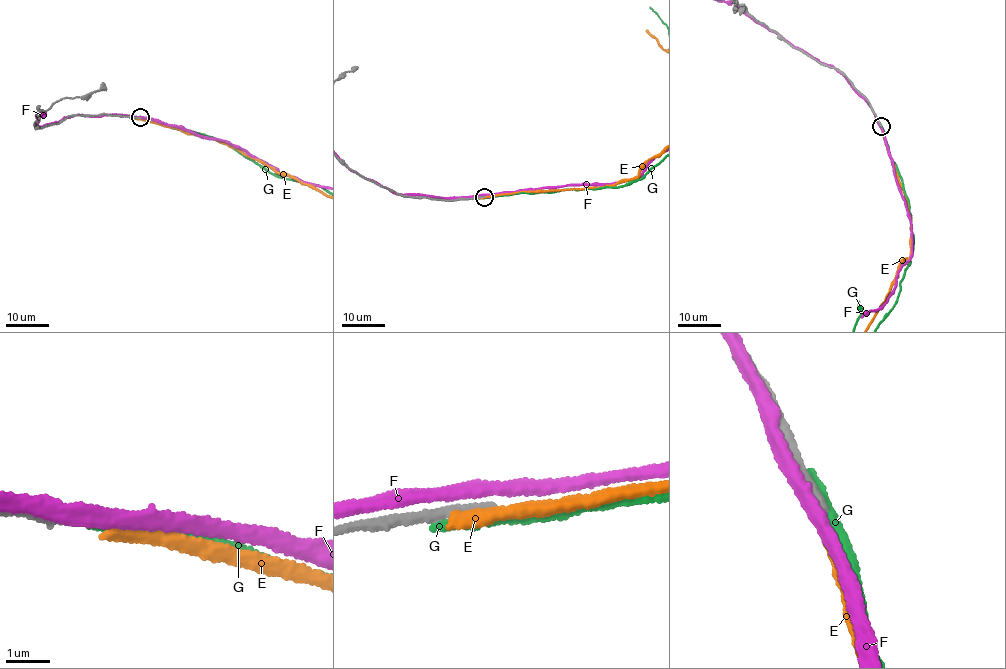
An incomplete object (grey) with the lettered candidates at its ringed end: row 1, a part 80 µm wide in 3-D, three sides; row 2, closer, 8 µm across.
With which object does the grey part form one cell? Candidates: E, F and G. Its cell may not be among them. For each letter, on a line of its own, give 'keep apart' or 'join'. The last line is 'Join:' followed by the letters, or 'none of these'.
E: keep apart
F: keep apart
G: keep apart
Join: none of these

